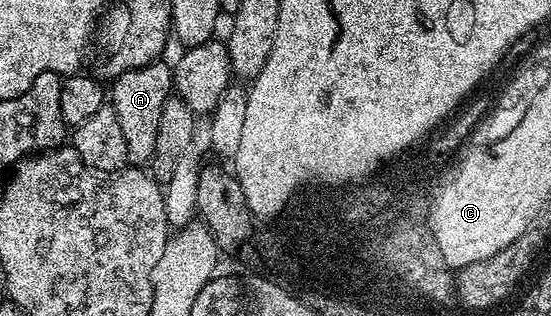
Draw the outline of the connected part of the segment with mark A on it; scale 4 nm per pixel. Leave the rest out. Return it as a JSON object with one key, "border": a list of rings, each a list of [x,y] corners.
{"border":[[[154,62],[124,72],[111,84],[111,107],[119,118],[123,139],[127,142],[127,158],[133,166],[145,166],[155,154],[155,137],[159,135],[159,118],[163,114],[163,102],[173,92],[173,69],[165,62]]]}

